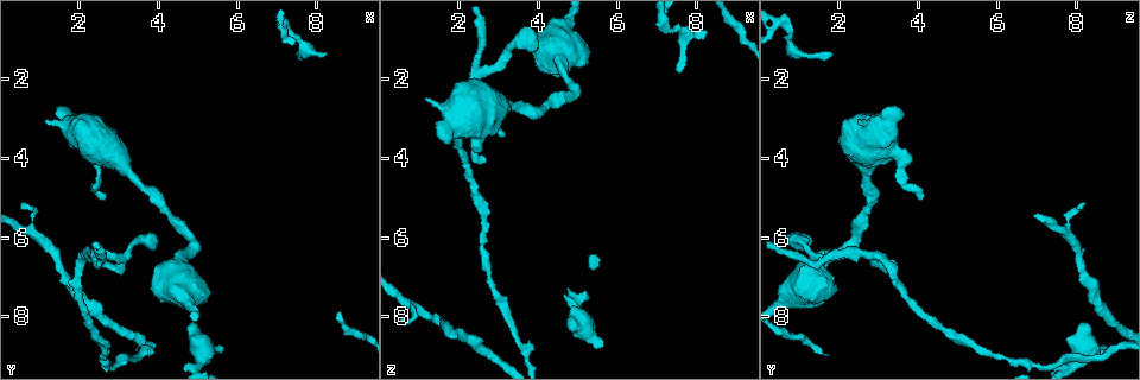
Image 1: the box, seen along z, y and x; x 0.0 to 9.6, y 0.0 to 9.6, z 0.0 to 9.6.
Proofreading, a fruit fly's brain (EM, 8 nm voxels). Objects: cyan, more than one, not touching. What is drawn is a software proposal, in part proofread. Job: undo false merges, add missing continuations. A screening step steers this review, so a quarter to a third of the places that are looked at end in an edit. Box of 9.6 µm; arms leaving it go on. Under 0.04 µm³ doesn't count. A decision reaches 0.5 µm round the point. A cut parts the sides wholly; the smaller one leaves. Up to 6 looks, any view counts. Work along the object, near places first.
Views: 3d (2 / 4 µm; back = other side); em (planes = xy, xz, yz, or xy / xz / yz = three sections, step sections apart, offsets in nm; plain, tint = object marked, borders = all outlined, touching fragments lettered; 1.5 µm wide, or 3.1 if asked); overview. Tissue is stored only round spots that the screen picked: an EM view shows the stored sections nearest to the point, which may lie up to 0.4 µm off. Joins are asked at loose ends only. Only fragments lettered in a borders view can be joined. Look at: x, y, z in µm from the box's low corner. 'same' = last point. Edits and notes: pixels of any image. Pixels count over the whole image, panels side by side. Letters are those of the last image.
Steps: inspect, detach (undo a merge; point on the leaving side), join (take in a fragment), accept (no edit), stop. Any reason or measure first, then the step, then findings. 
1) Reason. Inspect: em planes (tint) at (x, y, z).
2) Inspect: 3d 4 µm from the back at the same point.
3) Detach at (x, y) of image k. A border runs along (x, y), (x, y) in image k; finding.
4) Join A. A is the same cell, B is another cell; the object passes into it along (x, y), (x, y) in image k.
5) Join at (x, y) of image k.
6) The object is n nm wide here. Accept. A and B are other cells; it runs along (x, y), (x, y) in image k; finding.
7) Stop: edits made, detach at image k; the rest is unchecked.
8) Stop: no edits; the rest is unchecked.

Branch stops here. Inspect: 3d 2 µm at (5.70, 8.90, 8.75).

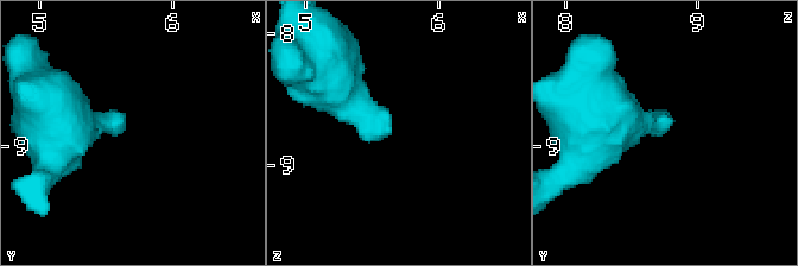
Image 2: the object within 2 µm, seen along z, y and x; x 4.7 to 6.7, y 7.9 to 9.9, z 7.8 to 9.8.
Inspect: em yz step 8 (tint) at (5.62, 8.86, 8.76).

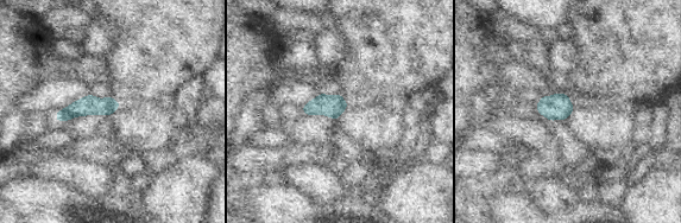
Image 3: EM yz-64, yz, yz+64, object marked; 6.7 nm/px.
Inspect: em planes (borders) at the same point.

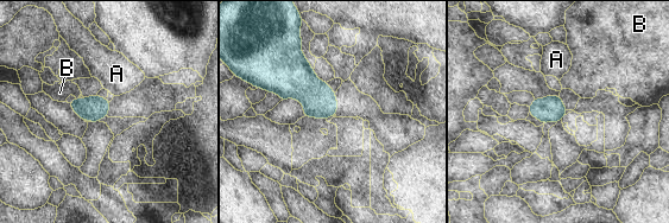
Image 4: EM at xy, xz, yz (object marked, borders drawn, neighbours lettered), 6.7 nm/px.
Accept. A and B are other cells; a border runs along (76, 97), (83, 99) in image 4; none of them fits.

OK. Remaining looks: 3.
Inspect: em planes (plain) at (3.05, 6.70, 3.45).

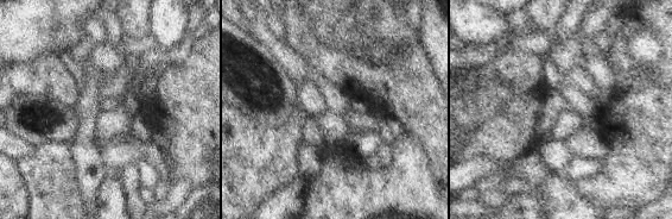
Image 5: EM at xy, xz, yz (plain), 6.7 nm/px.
What lies round it. Inspect: em planes (borders) at the same point.

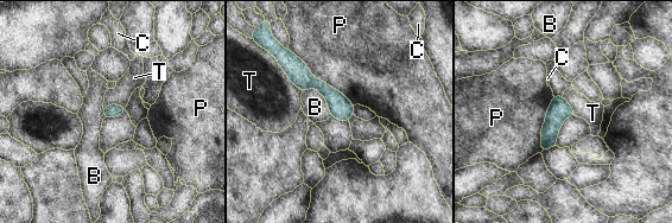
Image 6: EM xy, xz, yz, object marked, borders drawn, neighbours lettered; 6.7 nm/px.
The longest contact is with P, 550 nm. Accept. B, C, P and T are other cells; it runs along (292, 64), (321, 85), (347, 116) in image 6; no lettered fragment goes on from it.

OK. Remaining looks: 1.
Inspect: em xy step 8 (borders) at (2.60, 5.05, 4.05).

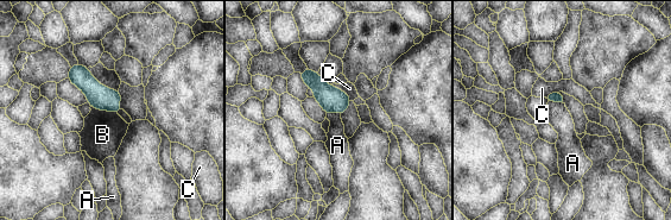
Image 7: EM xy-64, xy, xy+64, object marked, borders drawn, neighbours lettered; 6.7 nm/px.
Accept. A, B and C are other cells; no lettered fragment goes on from it.

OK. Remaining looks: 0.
Stop: no edits; the rest is unchecked.

